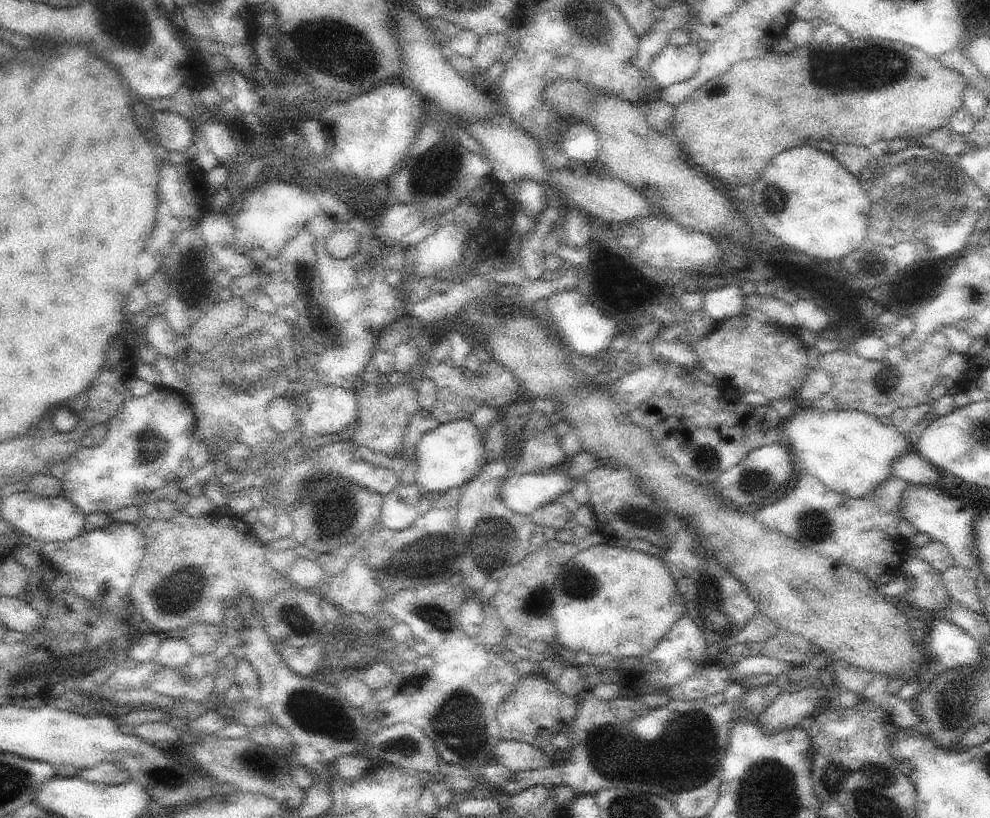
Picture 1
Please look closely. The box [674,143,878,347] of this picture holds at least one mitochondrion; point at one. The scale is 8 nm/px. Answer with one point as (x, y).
(776, 200)

